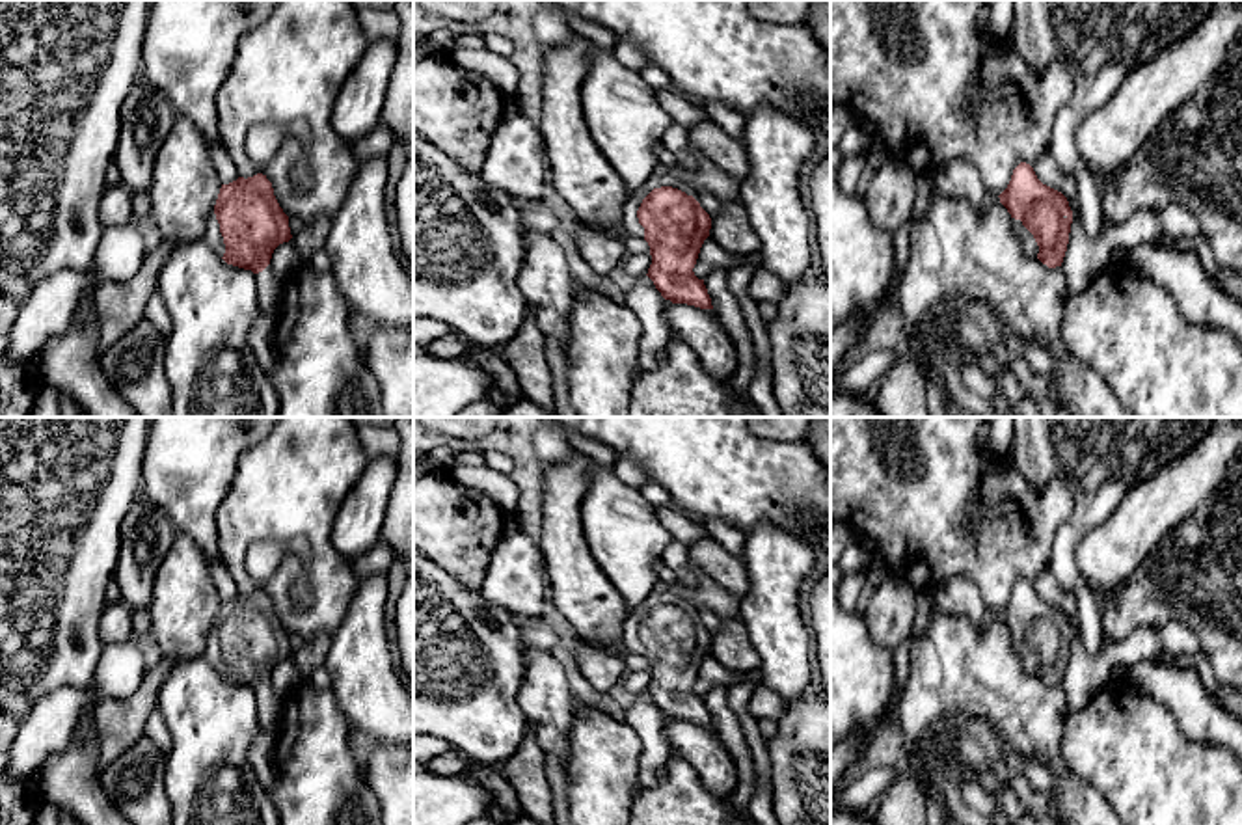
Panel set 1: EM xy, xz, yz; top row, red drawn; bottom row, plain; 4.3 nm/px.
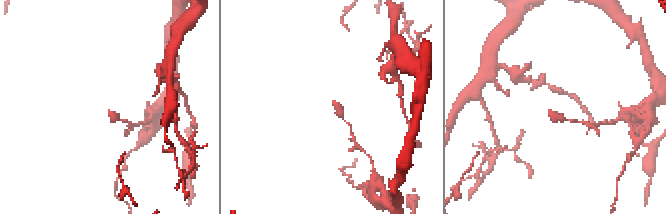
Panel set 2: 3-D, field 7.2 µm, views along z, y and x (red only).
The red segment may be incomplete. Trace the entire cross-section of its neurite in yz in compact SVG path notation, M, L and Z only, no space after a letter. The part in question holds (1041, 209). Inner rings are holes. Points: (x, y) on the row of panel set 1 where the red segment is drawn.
M1026 162L1013 169L1007 188L998 197L1011 214L1022 253L1037 257L1048 268L1061 266L1073 223L1067 197L1043 184Z

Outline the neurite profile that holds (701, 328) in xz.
M667 304L663 317L672 335L682 337L698 356L702 367L726 380L737 371L739 358L734 341L713 309L687 304Z

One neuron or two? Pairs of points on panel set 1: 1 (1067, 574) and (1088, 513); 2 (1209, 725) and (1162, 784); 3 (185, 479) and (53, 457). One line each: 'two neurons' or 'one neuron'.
1: one neuron
2: two neurons
3: two neurons

